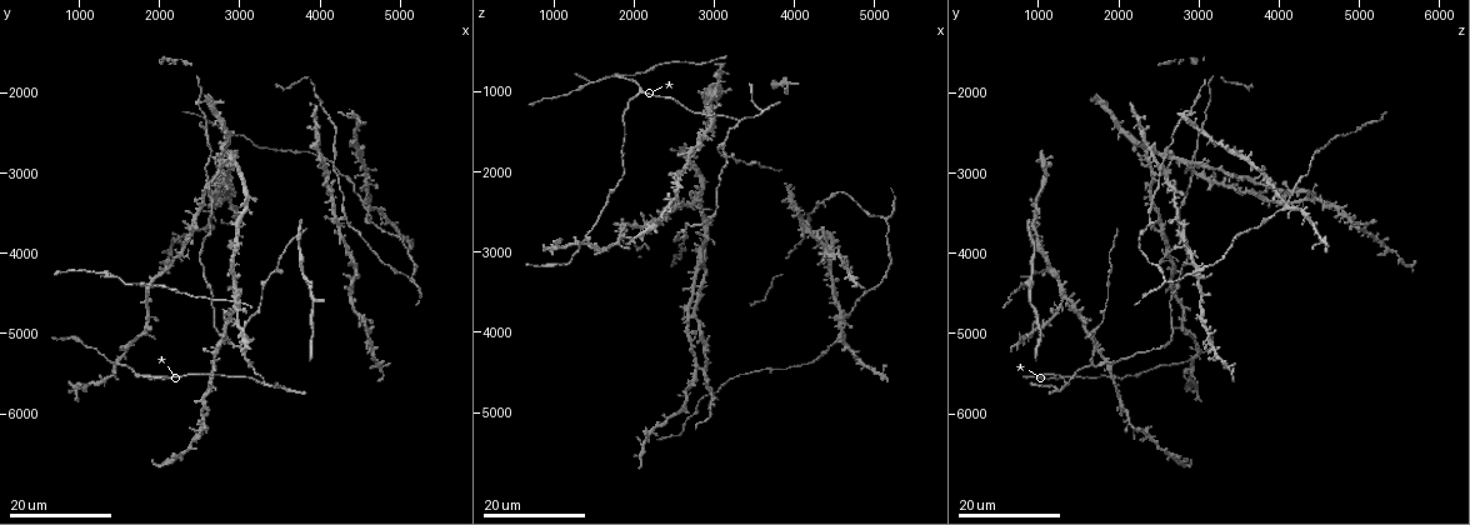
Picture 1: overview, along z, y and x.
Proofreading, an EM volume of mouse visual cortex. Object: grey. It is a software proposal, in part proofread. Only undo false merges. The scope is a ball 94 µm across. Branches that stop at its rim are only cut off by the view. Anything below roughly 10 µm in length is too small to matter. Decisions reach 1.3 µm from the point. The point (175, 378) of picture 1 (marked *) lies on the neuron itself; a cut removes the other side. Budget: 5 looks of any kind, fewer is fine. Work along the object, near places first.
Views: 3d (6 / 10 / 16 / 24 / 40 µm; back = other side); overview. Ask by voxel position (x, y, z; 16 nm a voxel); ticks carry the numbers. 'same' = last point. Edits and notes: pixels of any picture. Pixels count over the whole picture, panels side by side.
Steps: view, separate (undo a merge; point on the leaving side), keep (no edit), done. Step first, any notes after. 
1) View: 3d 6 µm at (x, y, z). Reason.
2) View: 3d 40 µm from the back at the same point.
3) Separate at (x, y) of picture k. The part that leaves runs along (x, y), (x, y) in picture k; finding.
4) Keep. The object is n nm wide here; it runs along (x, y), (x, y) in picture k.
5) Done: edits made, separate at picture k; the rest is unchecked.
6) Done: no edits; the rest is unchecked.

View: 3d 24 µm at (4200, 3000, 2550). Arms part here.

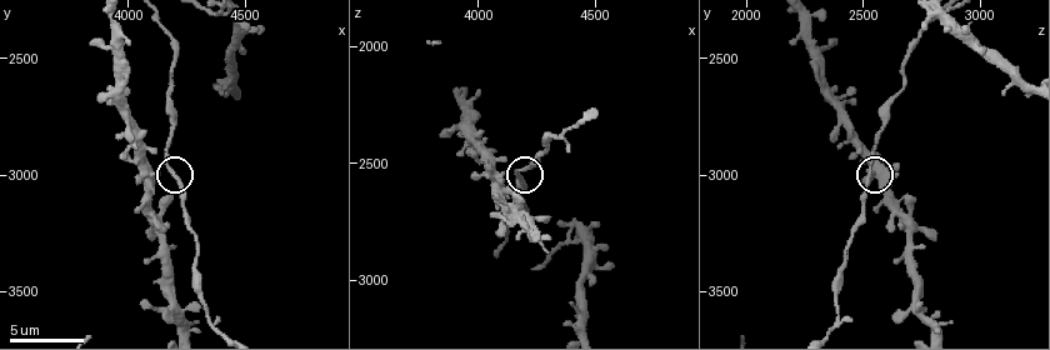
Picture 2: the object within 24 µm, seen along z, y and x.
View: 3d 10 µm at (4180, 2960, 2520).

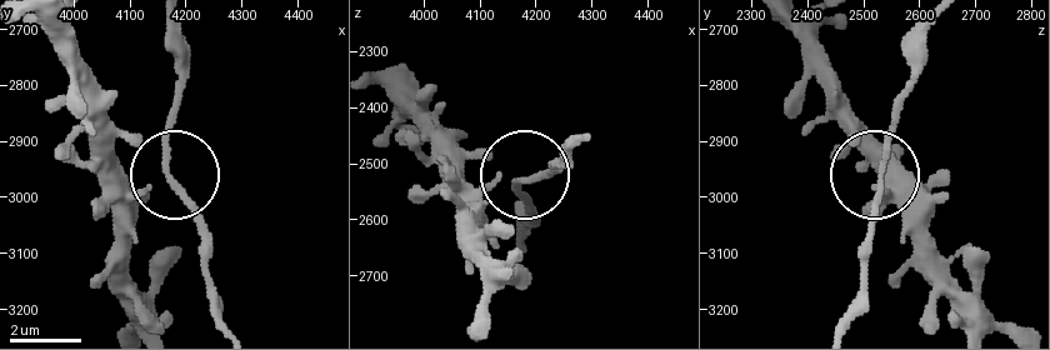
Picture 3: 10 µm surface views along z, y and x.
View: 3d 10 µm from the back at (4175, 2970, 2530).

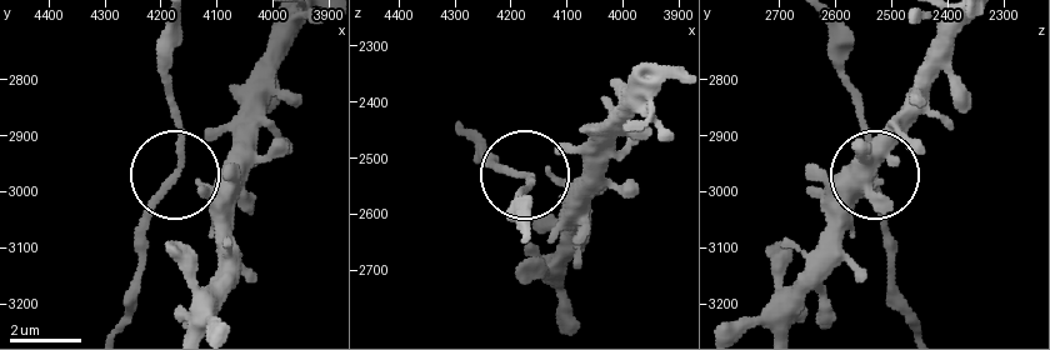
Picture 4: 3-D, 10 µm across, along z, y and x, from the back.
Keep. The object is 130 nm wide here; it runs along (113, 329), (136, 275), (149, 204), (181, 150), (173, 73) in picture 4; one neuron here.

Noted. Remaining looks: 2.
View: 3d 24 µm at (2850, 3350, 4500). Arms part here.

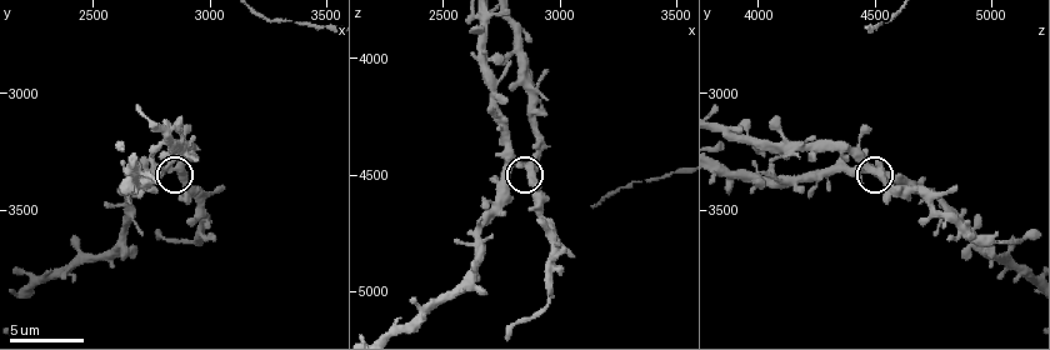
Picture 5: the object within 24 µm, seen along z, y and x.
View: 3d 10 µm at (2850, 3320, 4480).

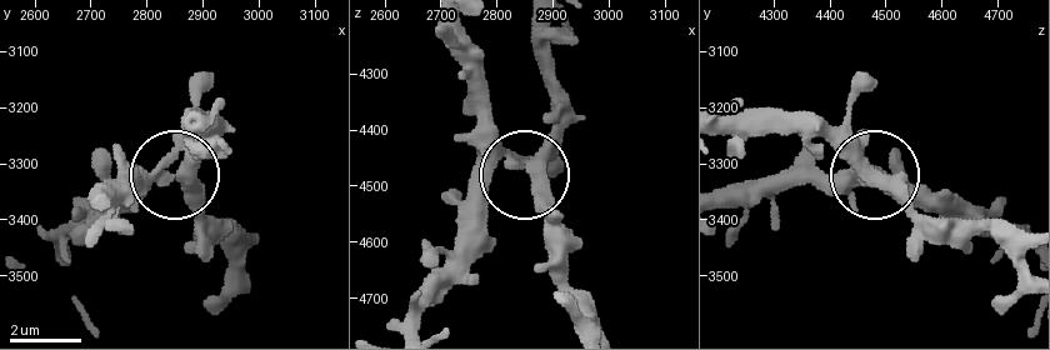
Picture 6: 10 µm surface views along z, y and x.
Keep. The object is 390 nm wide here; all the same neuron.

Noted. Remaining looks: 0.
Done: no edits; the rest is unchecked.

